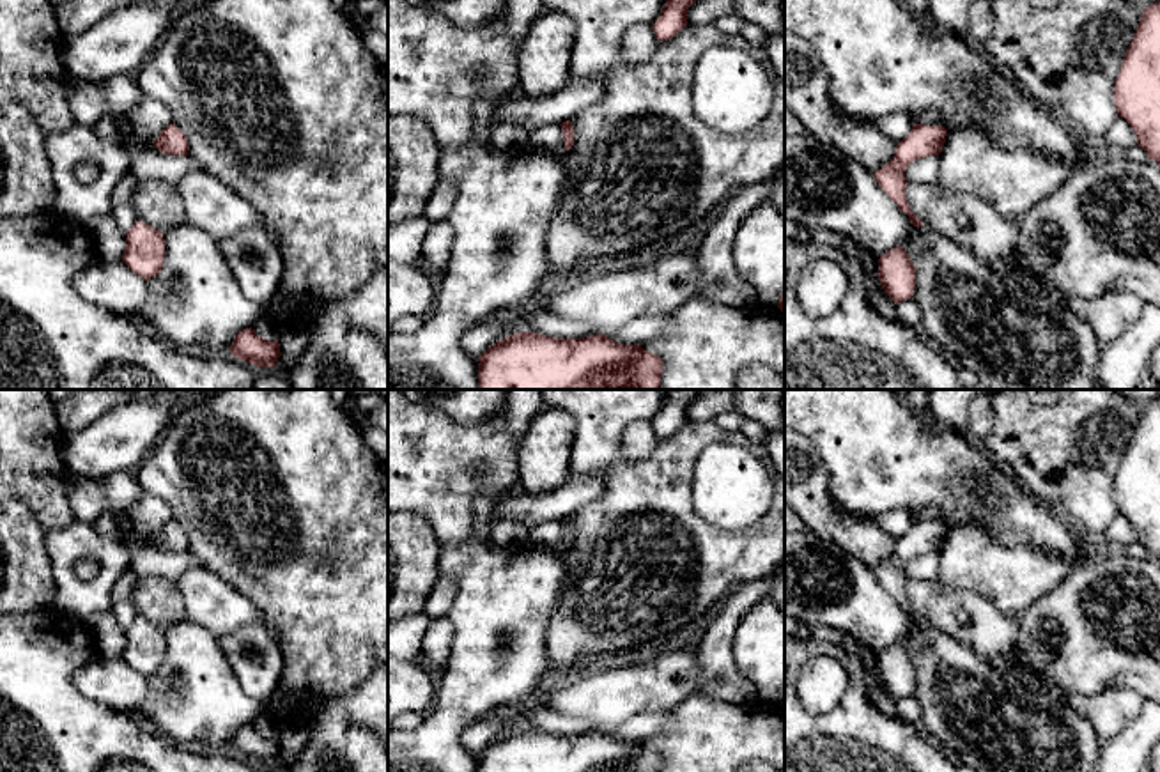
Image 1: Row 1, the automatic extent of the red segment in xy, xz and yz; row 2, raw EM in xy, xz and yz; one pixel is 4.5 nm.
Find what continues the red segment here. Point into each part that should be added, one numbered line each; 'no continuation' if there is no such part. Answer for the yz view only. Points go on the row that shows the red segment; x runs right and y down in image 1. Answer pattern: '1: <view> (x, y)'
no continuation

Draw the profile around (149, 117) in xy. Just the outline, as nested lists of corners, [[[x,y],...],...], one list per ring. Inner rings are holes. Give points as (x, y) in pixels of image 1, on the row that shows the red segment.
[[[142,96],[124,117],[133,129],[133,138],[154,142],[172,124],[172,113],[156,99]]]

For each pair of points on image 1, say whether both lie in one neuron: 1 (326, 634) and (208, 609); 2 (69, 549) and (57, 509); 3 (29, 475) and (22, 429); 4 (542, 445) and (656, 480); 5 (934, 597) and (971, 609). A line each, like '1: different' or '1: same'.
1: different
2: different
3: same
4: different
5: same

